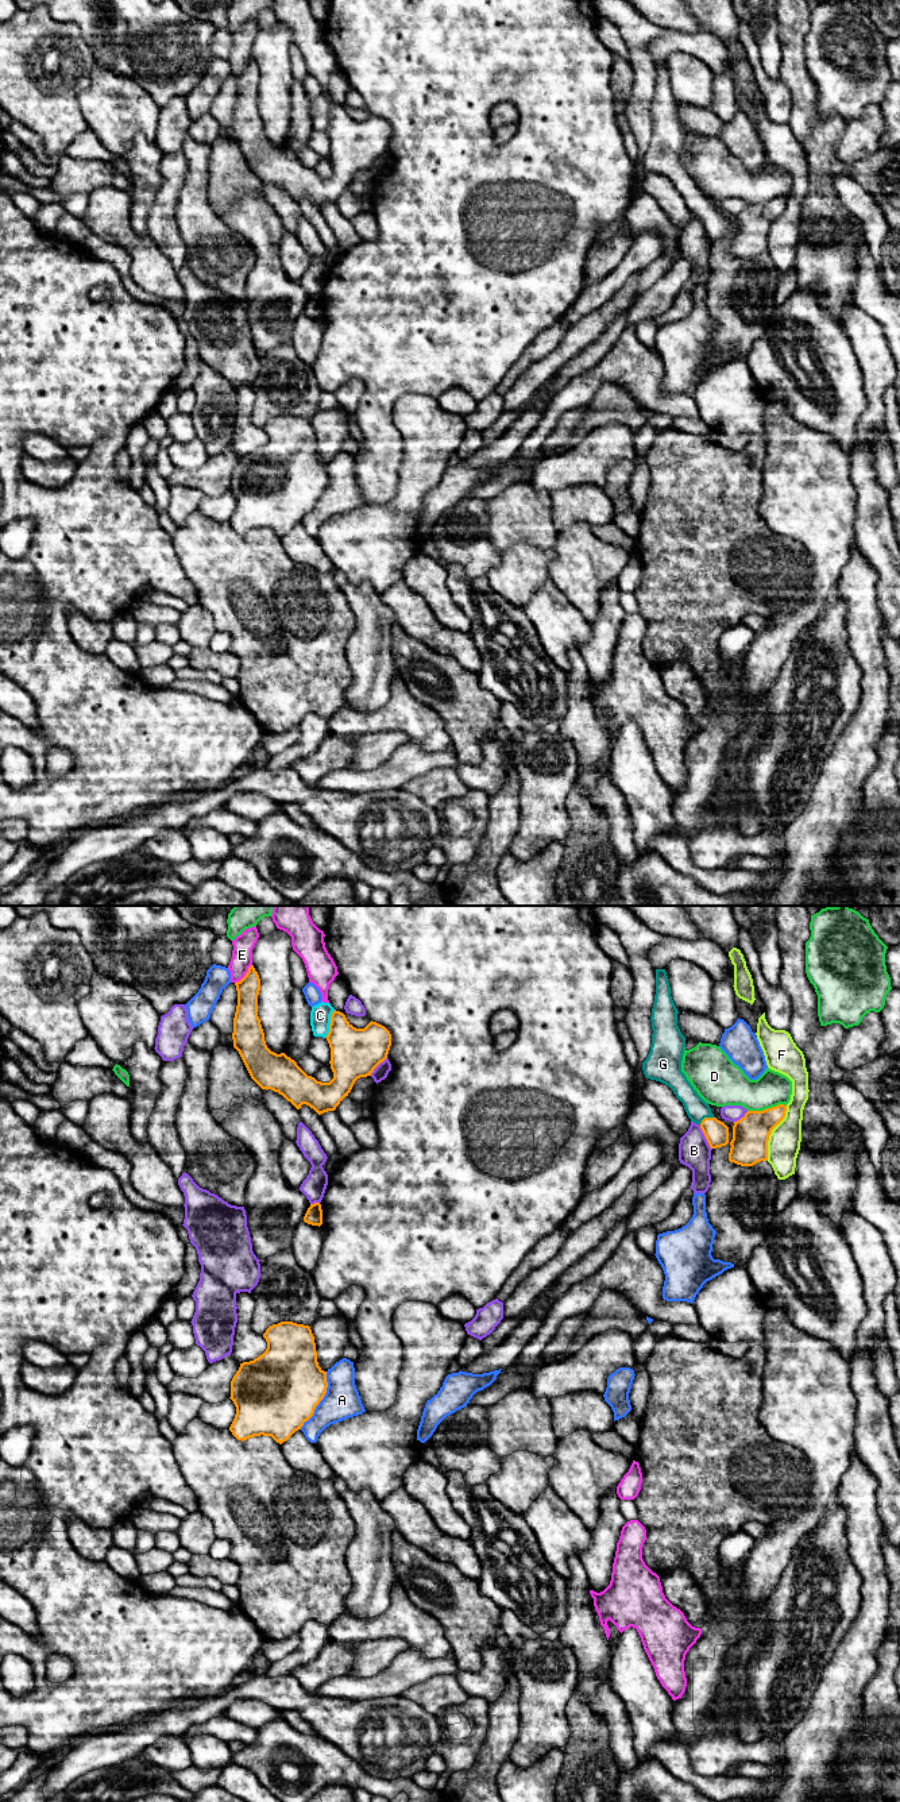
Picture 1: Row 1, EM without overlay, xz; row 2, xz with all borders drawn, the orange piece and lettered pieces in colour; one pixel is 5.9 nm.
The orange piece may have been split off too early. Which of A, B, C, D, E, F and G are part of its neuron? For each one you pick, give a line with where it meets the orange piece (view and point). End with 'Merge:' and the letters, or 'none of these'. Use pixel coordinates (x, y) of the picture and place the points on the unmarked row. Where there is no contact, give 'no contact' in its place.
G: contact xz (706, 211)
Merge: G

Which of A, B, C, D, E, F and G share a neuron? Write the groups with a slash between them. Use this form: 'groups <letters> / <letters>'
groups A F / B / C / D / E / G

